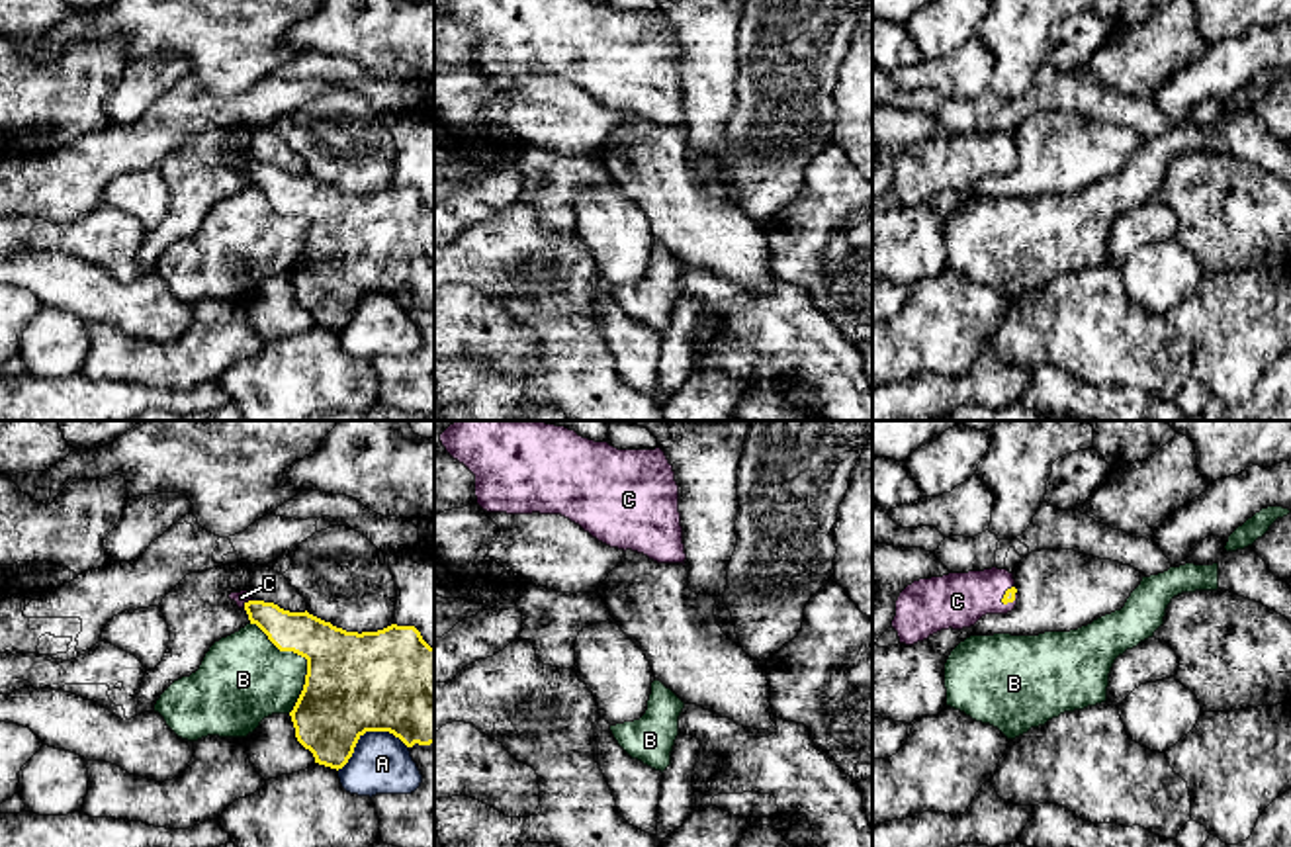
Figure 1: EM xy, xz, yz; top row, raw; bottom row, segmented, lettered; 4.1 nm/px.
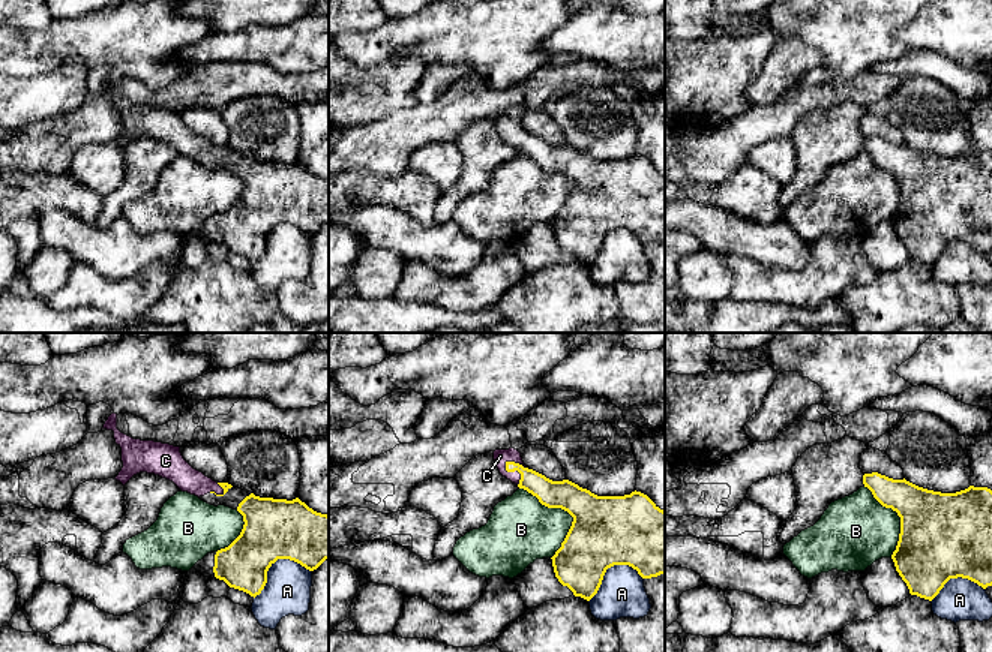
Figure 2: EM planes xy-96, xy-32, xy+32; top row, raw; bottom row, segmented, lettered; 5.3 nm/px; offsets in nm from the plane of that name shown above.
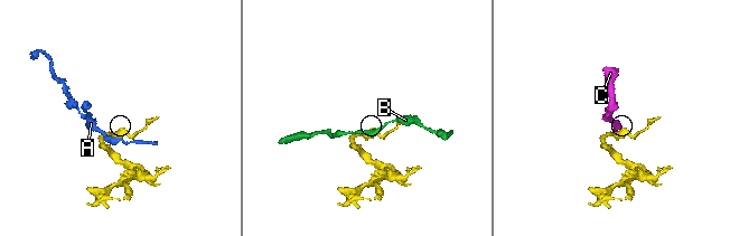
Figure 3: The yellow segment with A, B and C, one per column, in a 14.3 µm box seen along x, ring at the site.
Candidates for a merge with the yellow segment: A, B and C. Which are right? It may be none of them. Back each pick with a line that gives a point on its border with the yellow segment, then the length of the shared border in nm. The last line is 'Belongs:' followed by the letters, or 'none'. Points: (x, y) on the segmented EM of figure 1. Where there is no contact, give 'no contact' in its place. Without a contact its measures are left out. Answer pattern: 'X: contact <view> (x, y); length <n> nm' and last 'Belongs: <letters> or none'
C: contact xy (247, 603); length 60 nm
Belongs: C

